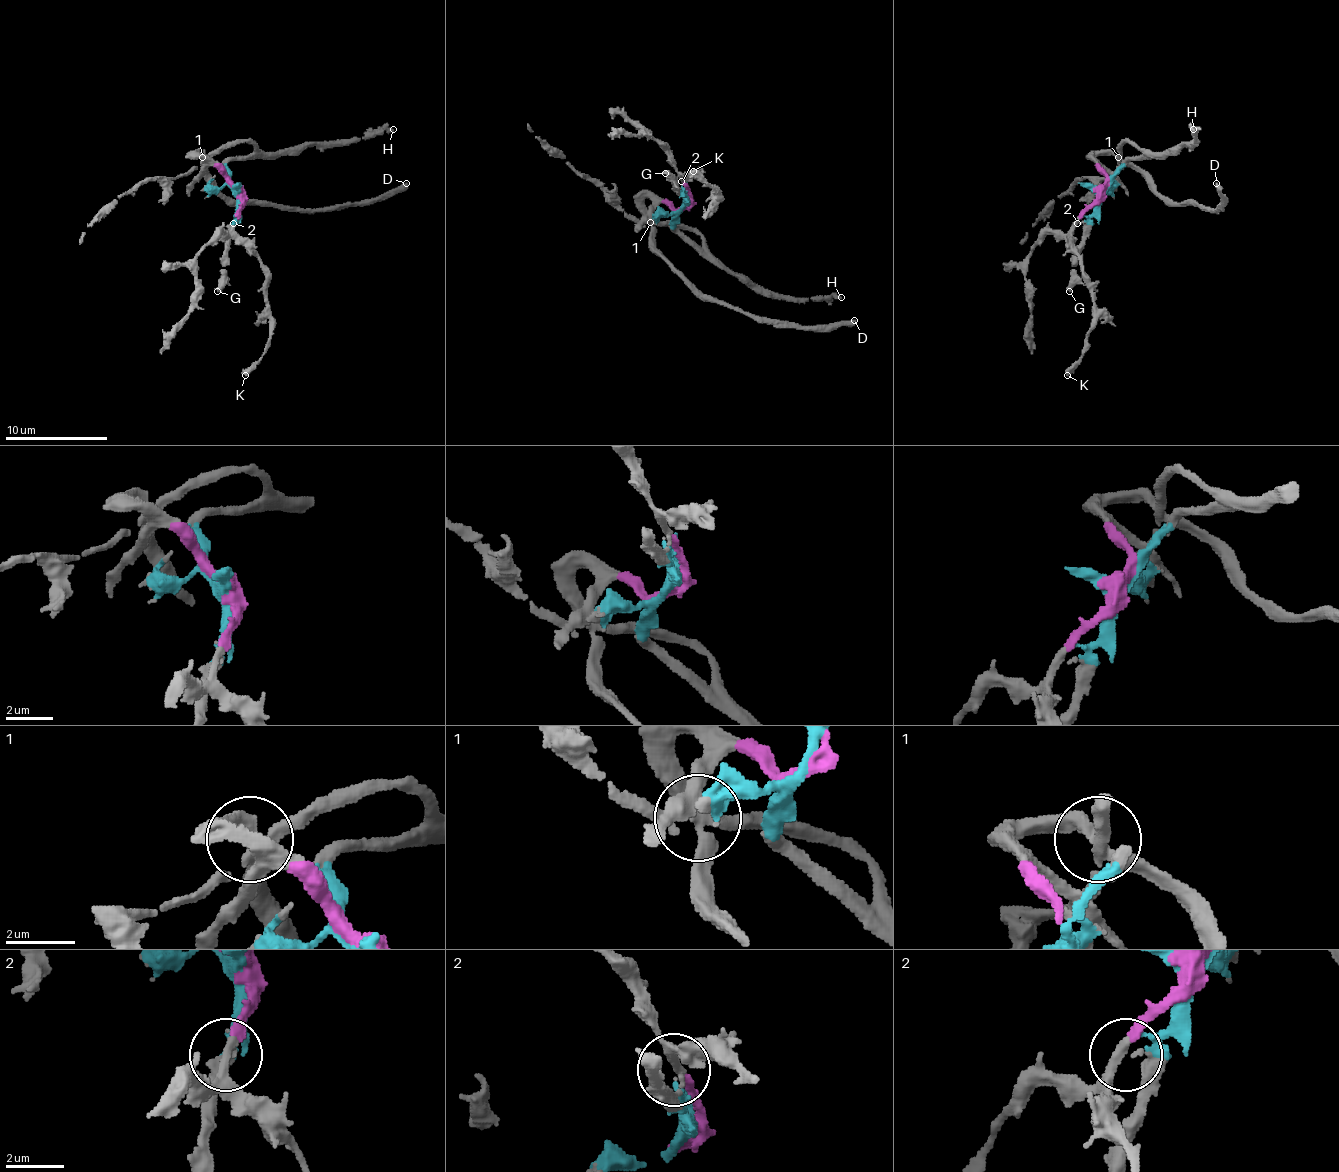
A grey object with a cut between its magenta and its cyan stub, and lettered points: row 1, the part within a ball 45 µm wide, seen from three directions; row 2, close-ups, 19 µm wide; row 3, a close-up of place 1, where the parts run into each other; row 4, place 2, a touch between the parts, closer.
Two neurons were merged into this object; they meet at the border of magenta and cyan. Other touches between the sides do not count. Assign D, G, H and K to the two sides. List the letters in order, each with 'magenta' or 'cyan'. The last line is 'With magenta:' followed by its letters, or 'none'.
D: magenta
G: cyan
H: cyan
K: magenta
With magenta: D, K

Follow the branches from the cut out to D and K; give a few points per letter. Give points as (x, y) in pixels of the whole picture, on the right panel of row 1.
D: (1100, 190), (1105, 174), (1093, 157), (1111, 154), (1121, 157), (1159, 195), (1212, 210), (1223, 202), (1215, 182)
K: (1100, 190), (1095, 202), (1077, 220), (1072, 236), (1072, 251), (1088, 276), (1093, 327), (1088, 348), (1067, 376)

